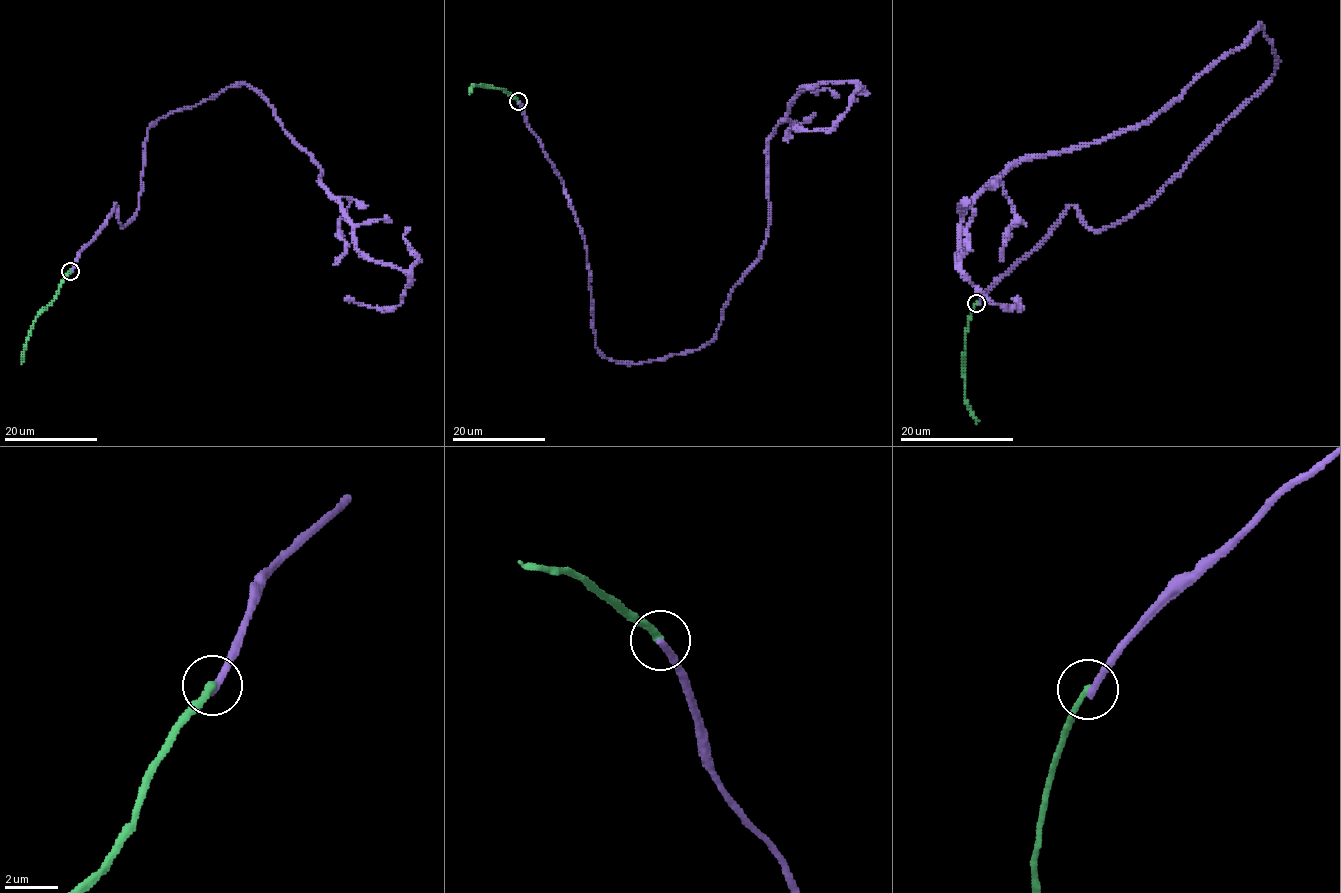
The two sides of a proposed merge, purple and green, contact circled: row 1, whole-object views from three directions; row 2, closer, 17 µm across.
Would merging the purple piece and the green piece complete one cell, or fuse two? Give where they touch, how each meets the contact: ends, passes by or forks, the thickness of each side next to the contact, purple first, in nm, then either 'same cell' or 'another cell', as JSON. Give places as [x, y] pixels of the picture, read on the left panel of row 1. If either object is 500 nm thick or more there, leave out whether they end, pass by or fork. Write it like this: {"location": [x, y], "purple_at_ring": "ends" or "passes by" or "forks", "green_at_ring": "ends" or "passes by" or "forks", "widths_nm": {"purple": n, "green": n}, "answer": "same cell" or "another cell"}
{"location": [70, 271], "purple_at_ring": "ends", "green_at_ring": "ends", "widths_nm": {"purple": 280, "green": 240}, "answer": "another cell"}

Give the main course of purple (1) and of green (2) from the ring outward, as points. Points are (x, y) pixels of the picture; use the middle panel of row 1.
1: (518, 100), (619, 363), (715, 335), (766, 238), (769, 135), (803, 87), (855, 83), (828, 129), (793, 127)
2: (518, 100), (504, 90), (476, 84), (469, 92)

